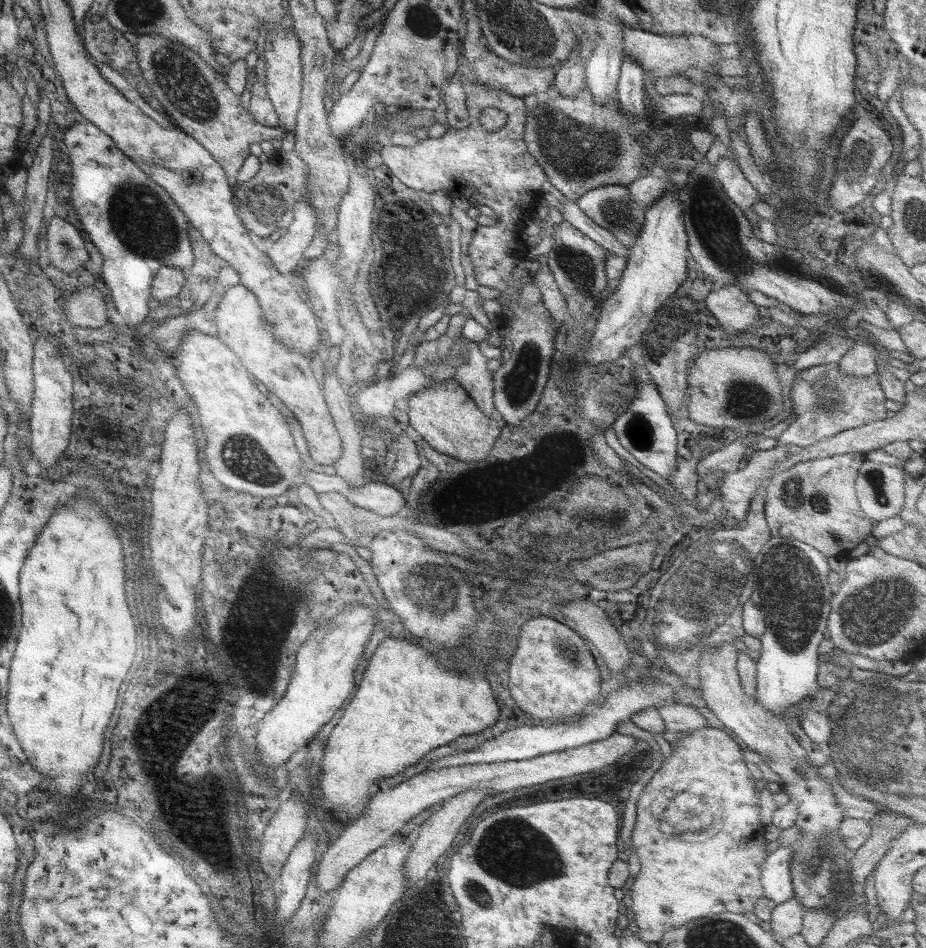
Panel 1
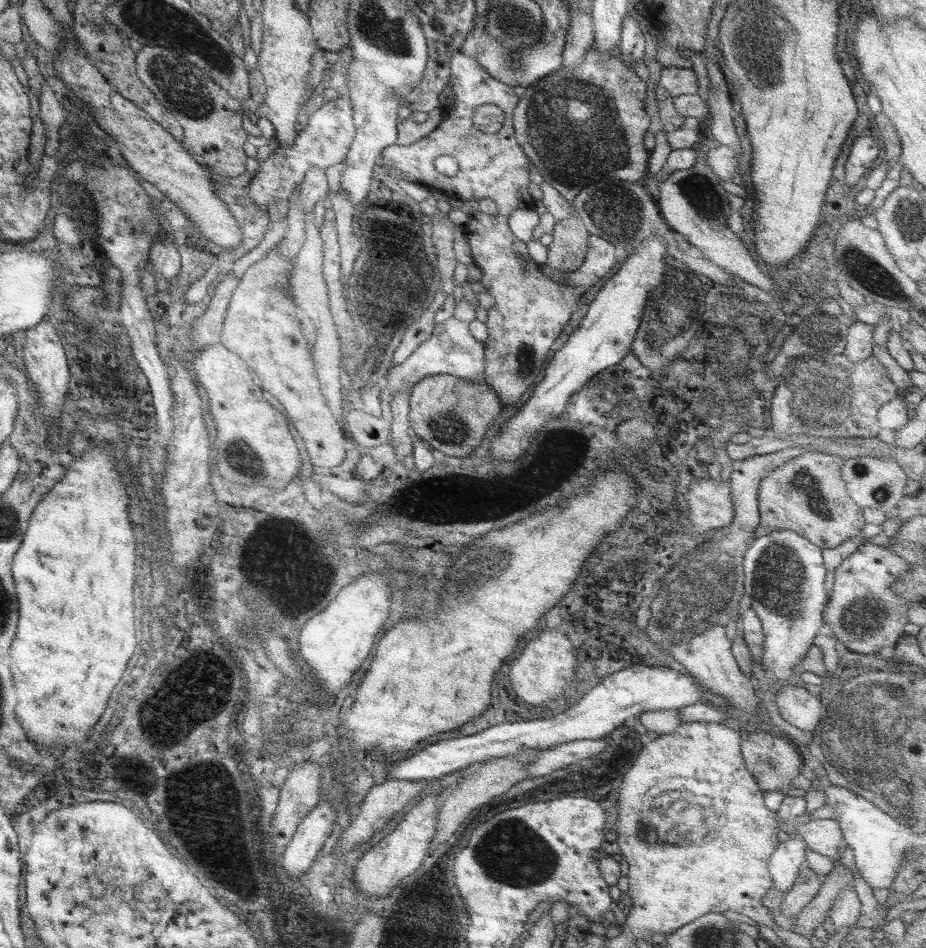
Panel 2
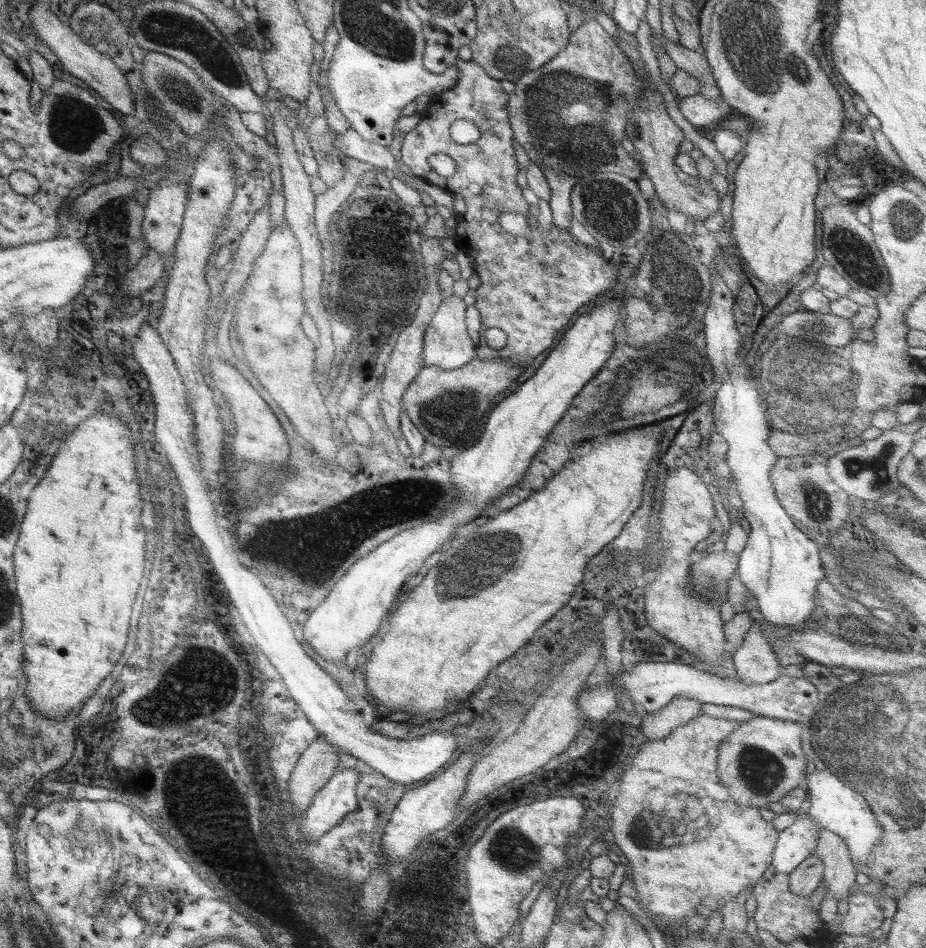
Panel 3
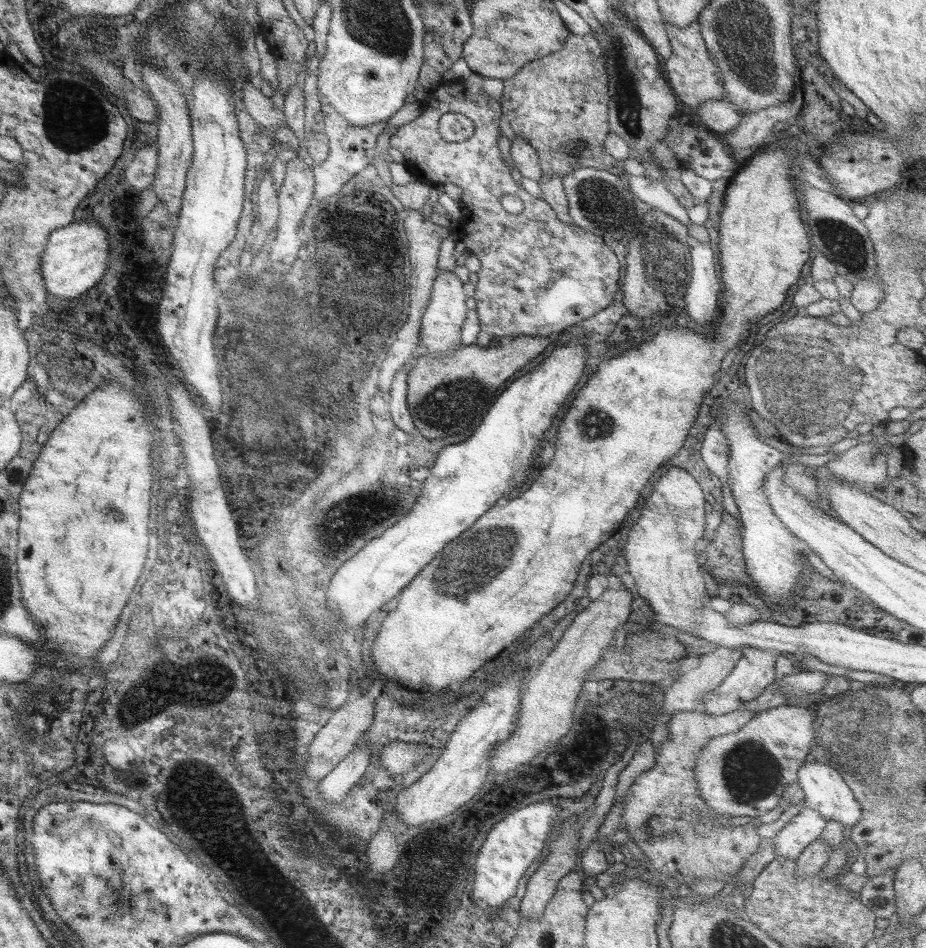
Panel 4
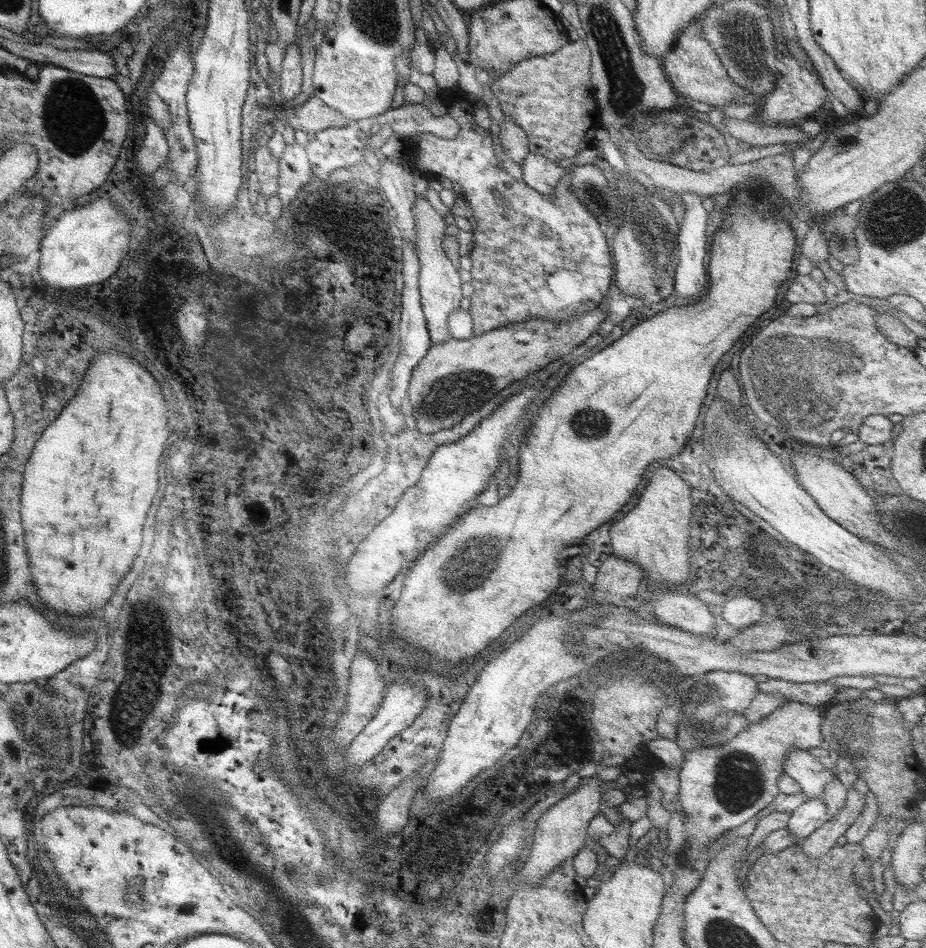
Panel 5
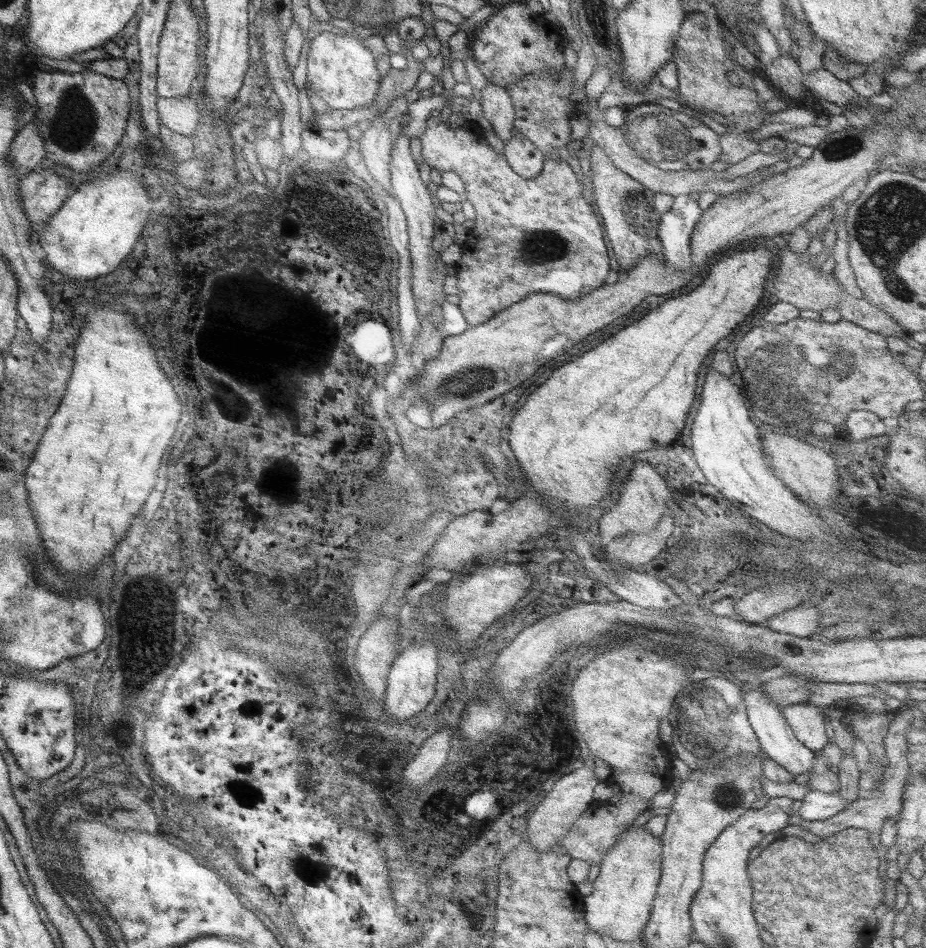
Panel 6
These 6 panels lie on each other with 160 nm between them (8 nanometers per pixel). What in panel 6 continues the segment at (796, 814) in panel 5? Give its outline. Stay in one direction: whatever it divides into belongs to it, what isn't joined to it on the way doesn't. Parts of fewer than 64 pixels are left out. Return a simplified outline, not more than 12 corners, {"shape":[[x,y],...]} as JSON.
{"shape":[[809,790],[800,801],[802,821],[827,820],[846,804],[836,792]]}

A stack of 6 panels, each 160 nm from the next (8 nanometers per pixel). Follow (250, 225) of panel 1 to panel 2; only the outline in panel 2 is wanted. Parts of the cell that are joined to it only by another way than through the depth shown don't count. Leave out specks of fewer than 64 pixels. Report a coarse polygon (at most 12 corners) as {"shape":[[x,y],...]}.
{"shape":[[342,95],[308,115],[292,145],[258,162],[246,190],[273,216],[309,169],[345,161],[354,133]]}

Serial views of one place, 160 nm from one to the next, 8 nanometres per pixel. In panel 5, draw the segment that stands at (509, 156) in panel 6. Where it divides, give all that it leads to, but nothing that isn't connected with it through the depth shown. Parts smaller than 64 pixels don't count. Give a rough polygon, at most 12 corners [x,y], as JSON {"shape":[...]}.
{"shape":[[528,152],[521,161],[522,182],[552,195],[564,165]]}

